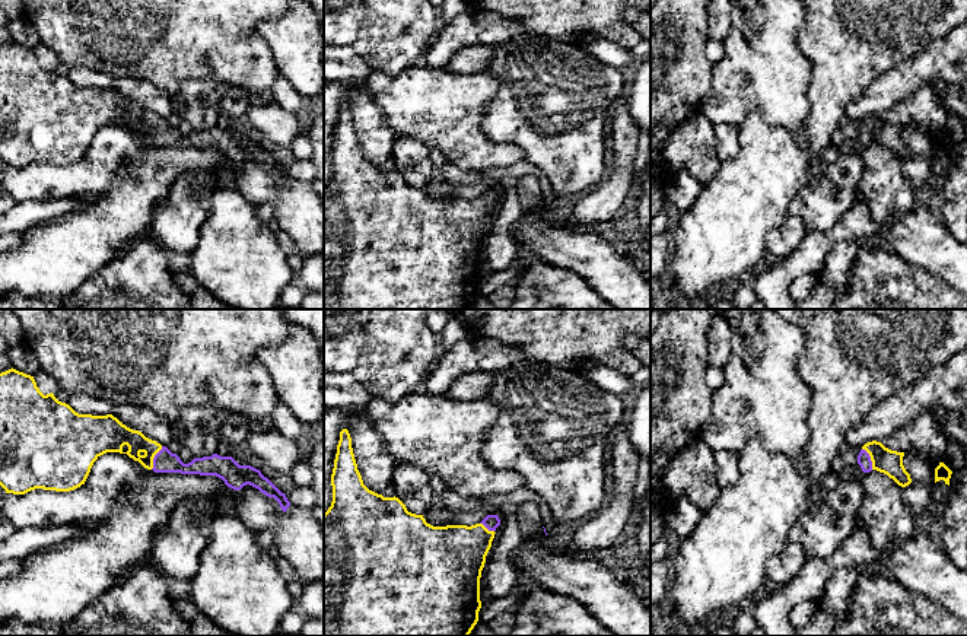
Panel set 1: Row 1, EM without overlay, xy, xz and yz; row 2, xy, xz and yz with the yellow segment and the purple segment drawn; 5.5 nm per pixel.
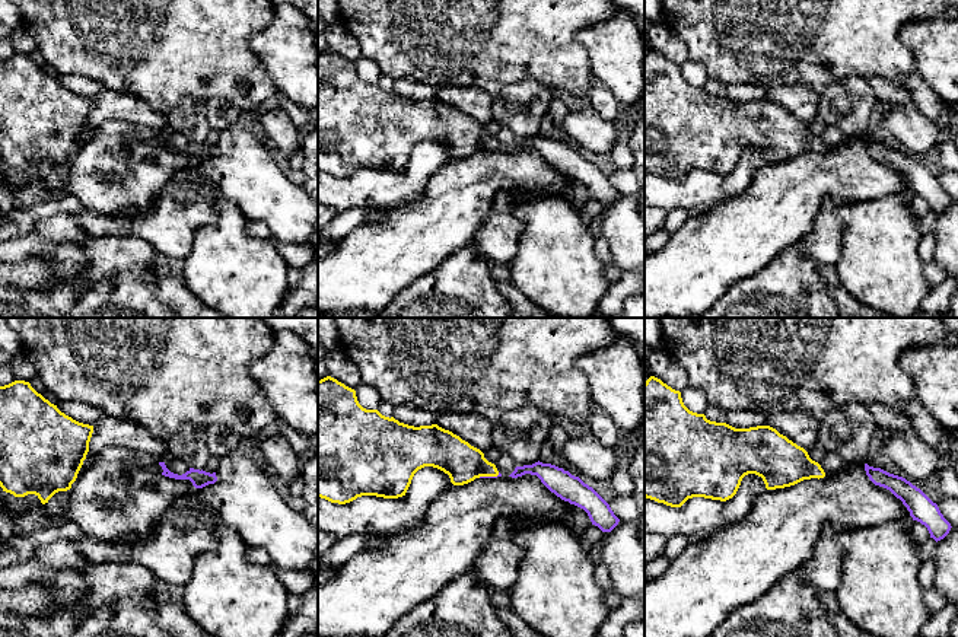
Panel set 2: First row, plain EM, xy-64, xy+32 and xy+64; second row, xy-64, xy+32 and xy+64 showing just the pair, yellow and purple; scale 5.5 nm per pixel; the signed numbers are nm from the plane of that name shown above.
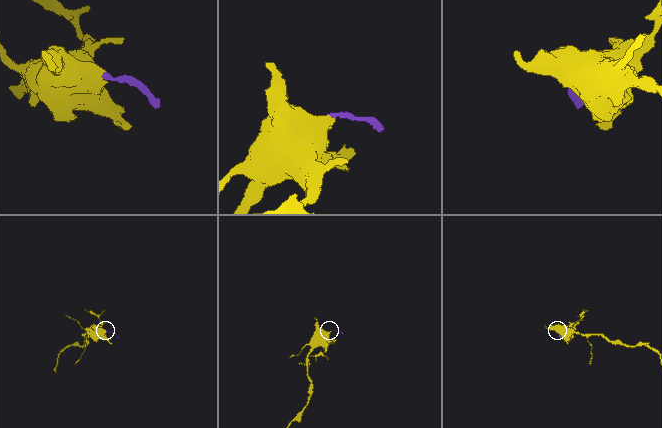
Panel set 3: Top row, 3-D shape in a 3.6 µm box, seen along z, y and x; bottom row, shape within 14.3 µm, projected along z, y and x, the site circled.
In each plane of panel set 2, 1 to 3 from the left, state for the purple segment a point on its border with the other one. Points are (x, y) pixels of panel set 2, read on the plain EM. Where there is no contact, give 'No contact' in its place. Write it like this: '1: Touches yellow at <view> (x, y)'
1: No contact
2: Touches yellow at xy+32 (489, 149)
3: No contact

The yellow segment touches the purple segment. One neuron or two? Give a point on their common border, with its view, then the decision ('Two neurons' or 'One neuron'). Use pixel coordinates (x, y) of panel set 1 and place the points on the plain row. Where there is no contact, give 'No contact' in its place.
Touches yellow at xy (153, 130). One neuron

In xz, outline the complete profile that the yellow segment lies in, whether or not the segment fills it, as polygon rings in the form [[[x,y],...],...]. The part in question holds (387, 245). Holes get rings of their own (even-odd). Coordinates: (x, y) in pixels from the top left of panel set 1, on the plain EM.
[[[347,102],[340,105],[334,141],[331,147],[333,175],[324,187],[324,309],[468,309],[478,295],[480,251],[494,204],[500,198],[497,188],[487,188],[480,197],[433,200],[423,188],[407,184],[398,171],[384,171],[369,163],[362,153],[354,133],[352,111]]]

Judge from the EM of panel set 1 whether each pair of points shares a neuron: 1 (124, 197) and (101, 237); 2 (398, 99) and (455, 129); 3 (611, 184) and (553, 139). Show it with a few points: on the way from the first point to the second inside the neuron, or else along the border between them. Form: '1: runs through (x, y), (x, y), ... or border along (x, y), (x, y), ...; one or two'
1: runs through (124, 207), (105, 226); one
2: runs through (413, 102), (432, 105), (441, 114); one
3: border along (608, 171), (595, 185), (581, 194); two

